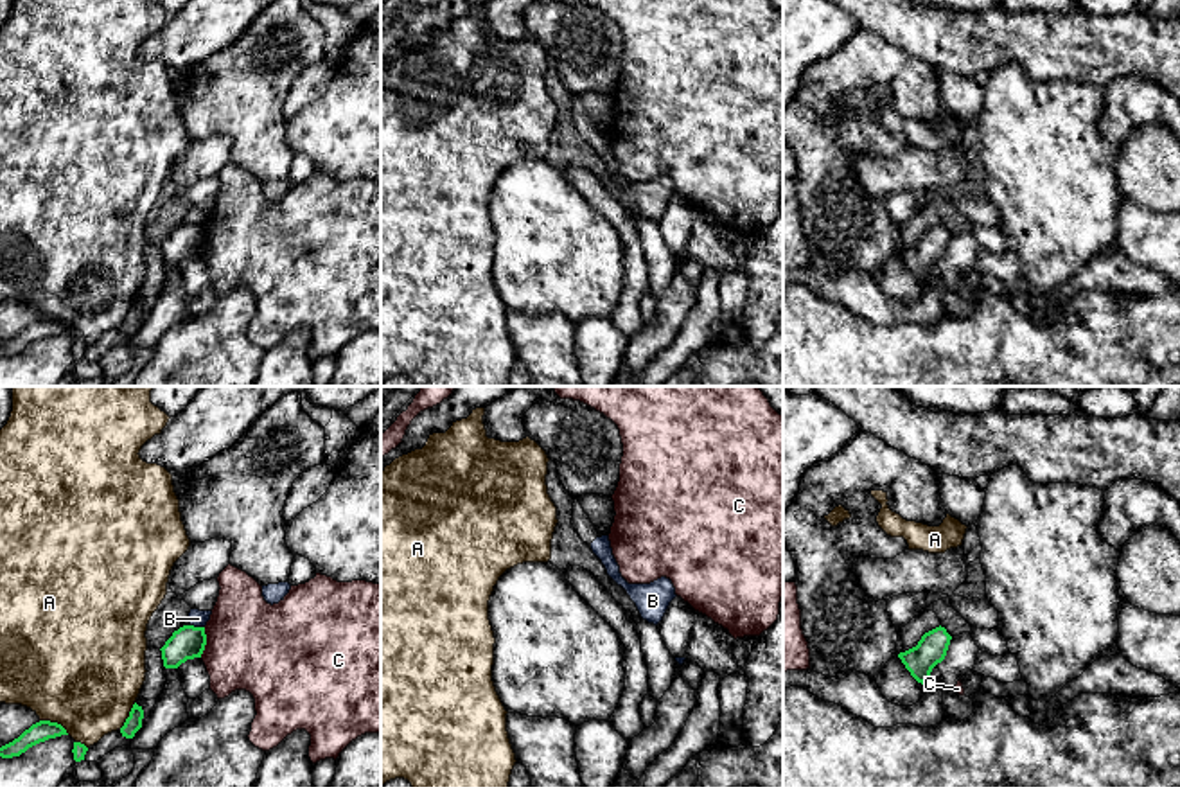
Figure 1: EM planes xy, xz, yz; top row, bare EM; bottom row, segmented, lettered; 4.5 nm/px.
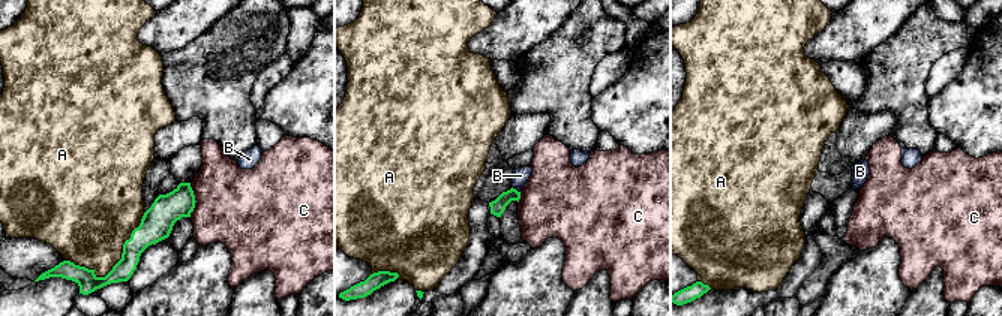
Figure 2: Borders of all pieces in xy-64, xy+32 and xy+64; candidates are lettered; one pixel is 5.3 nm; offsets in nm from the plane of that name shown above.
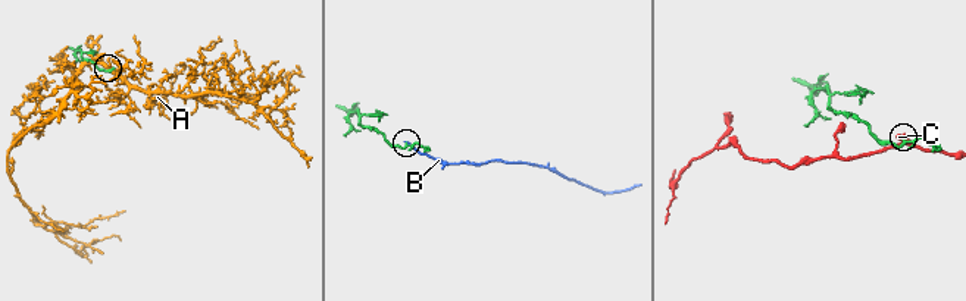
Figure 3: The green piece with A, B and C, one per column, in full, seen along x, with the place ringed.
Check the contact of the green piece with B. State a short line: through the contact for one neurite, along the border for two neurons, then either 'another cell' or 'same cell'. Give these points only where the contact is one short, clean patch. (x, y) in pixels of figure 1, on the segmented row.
xy (191, 624), (203, 627) | another cell

